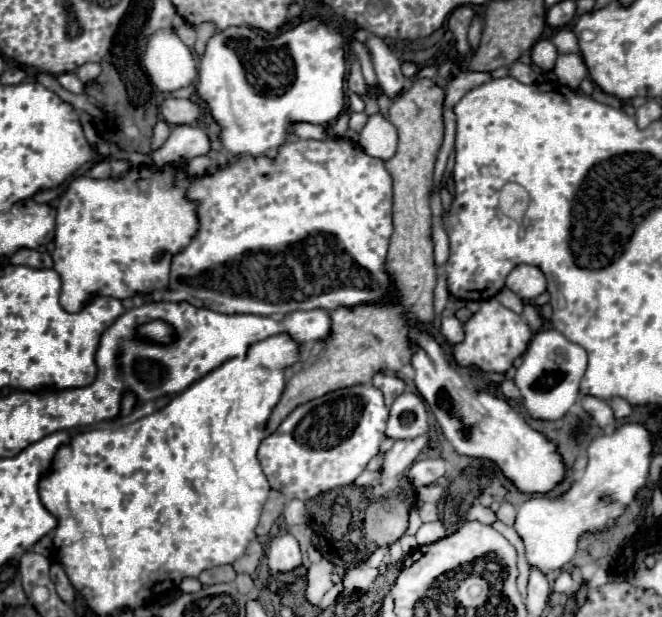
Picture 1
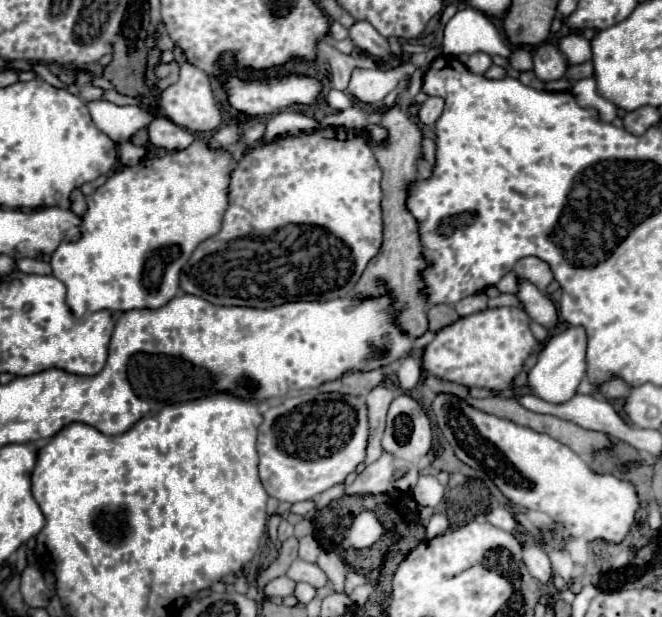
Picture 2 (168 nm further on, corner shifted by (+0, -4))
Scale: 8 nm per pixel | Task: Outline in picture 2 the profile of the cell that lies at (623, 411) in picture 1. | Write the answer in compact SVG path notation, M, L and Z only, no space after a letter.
M610 380L610 382L606 382L600 390L602 390L602 394L604 394L608 400L620 400L620 398L624 398L624 394L628 392L628 386L626 386L622 380Z

